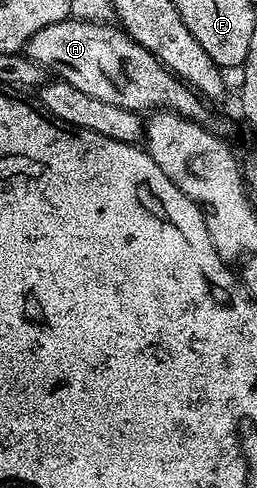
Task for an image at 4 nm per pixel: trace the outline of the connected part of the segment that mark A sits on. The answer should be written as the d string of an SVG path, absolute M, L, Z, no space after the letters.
M70 17L33 35L25 46L25 53L40 68L53 71L60 80L107 104L136 113L167 110L188 121L207 125L215 136L224 139L235 131L227 117L210 121L211 113L202 96L168 72L147 48L141 47L118 26Z

